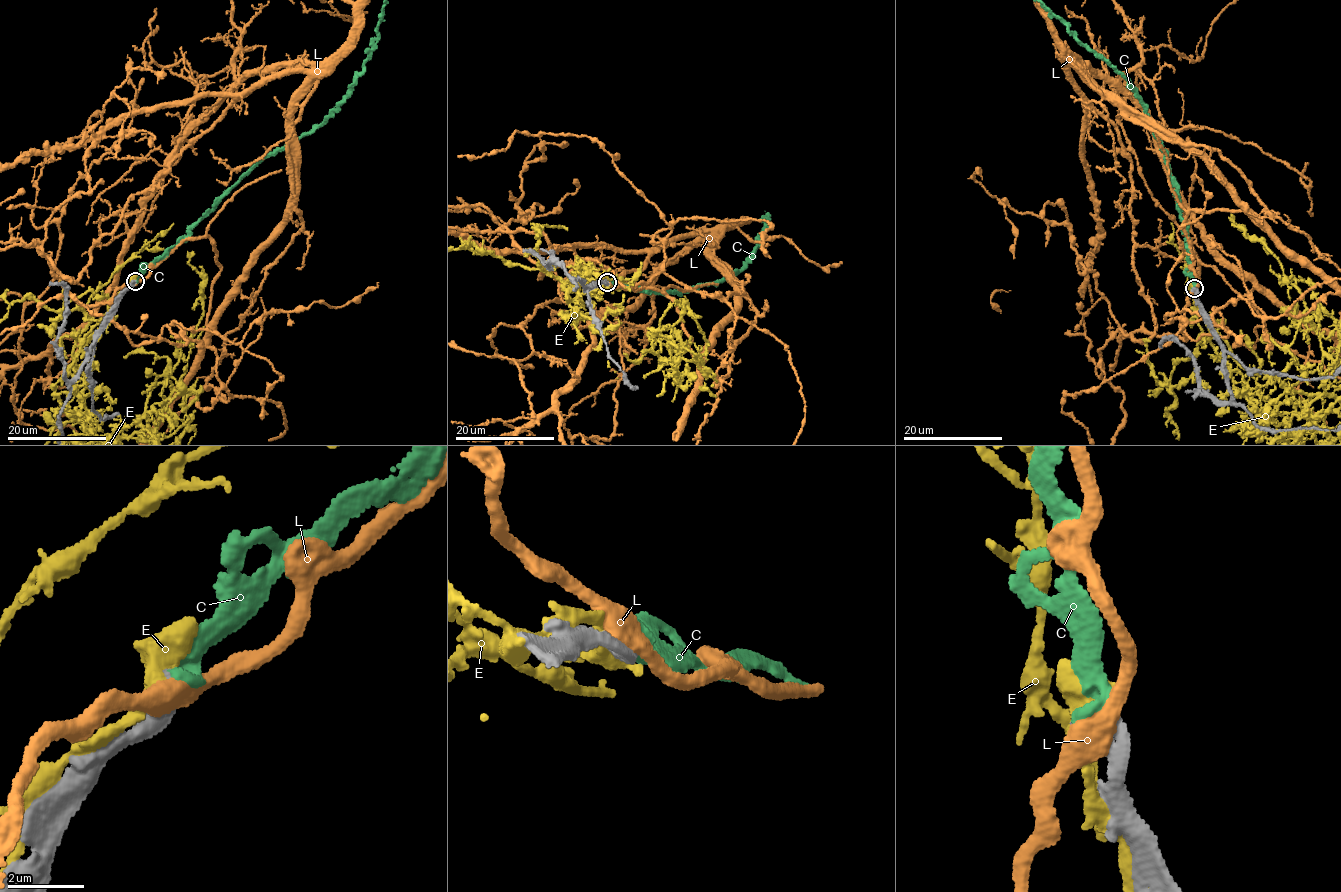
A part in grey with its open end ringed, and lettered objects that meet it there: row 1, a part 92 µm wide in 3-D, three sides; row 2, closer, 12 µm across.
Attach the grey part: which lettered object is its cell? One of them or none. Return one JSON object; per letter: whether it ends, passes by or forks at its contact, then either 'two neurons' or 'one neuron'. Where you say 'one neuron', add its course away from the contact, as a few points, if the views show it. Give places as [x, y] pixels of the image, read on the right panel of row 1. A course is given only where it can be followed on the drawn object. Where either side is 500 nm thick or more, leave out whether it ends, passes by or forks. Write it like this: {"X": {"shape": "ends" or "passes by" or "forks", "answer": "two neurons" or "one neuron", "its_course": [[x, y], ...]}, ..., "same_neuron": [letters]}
{"C": {"answer": "one neuron"}, "E": {"answer": "two neurons"}, "L": {"answer": "two neurons"}, "same_neuron": ["C"]}

